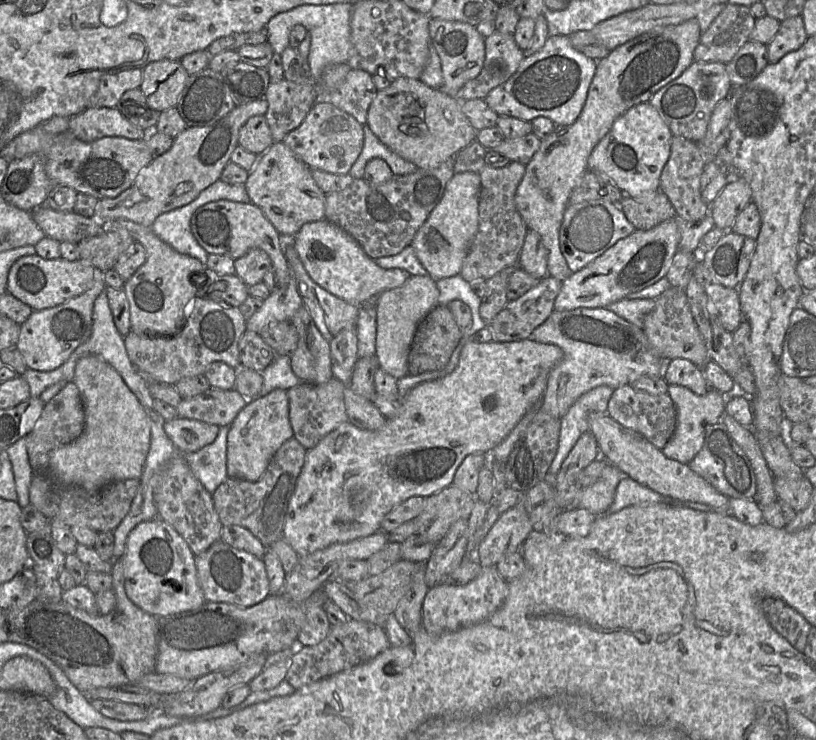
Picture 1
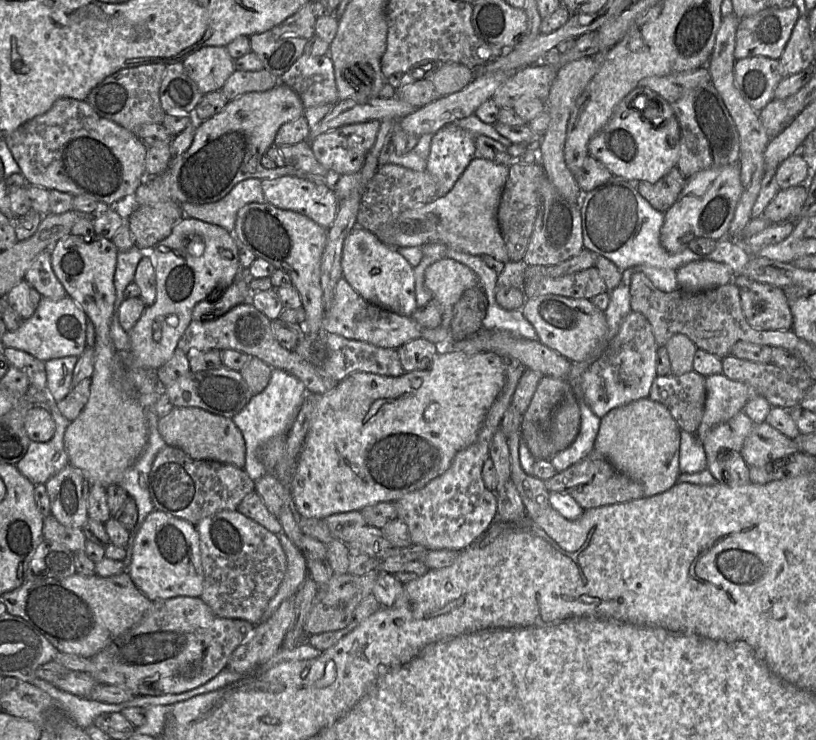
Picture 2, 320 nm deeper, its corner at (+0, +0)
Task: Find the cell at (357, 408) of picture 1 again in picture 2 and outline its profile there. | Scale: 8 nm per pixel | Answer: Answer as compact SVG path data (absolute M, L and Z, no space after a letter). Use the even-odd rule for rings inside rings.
M250 302L241 303L213 320L197 321L193 319L179 340L177 349L186 354L212 349L238 350L263 360L273 369L278 368L292 374L305 385L308 392L319 395L329 392L338 384L333 379L322 375L316 367L294 351L283 348L273 334L271 320Z

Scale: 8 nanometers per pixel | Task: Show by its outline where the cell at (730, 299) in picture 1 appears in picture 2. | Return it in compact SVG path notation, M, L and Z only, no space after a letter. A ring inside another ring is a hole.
M750 281L739 287L743 314L756 330L790 330L793 316L782 288Z

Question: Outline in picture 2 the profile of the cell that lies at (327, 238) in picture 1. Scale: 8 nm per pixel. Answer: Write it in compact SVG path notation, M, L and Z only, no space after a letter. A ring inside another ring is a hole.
M360 227L345 238L341 256L342 277L367 302L399 316L411 317L418 308L414 267L378 237Z

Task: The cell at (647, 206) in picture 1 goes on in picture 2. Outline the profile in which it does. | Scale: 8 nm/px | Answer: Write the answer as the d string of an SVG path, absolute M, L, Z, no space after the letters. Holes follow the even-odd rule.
M675 167L656 183L638 182L637 189L653 208L665 213L678 200L686 182L687 178Z

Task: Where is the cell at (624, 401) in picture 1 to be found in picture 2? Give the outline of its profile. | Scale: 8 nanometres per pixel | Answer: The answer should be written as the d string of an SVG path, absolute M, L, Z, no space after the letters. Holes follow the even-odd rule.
M693 370L682 375L657 375L648 398L663 404L681 431L695 433L704 413L705 376Z

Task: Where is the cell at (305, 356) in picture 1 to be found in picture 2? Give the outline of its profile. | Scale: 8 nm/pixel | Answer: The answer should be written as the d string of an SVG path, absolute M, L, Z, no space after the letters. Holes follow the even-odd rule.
M287 175L262 180L262 189L267 202L303 214L326 229L336 218L339 203L332 185Z

